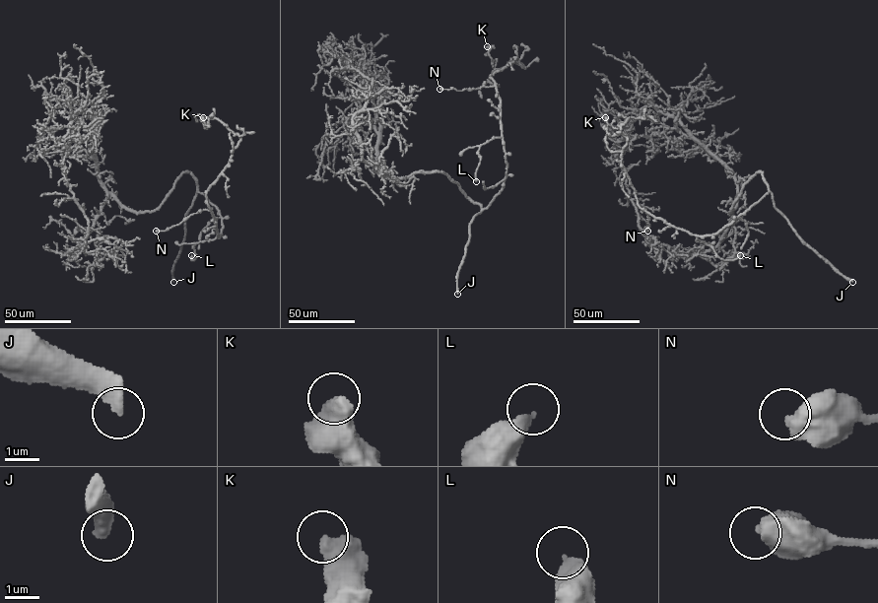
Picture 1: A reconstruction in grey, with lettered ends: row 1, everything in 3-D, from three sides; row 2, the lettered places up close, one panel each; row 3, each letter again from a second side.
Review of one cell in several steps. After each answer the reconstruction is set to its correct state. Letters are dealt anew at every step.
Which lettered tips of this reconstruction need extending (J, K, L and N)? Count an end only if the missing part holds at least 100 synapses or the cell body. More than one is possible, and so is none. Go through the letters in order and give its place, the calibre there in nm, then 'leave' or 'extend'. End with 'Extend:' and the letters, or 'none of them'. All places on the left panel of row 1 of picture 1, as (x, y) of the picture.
J: at (173, 282); 480 nm thick; extend
K: at (203, 117); 600 nm thick; leave
L: at (191, 255); 400 nm thick; leave
N: at (156, 231); 650 nm thick; leave
Extend: J

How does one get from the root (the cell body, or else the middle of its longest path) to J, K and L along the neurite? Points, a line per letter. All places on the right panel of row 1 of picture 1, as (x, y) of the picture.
J: (751, 178), (762, 172), (774, 206), (796, 234), (852, 282)
K: (751, 178), (769, 191), (690, 234), (638, 204), (621, 164), (629, 118), (605, 117)
L: (751, 178), (762, 172), (769, 191), (716, 234), (697, 236), (724, 260), (740, 255)

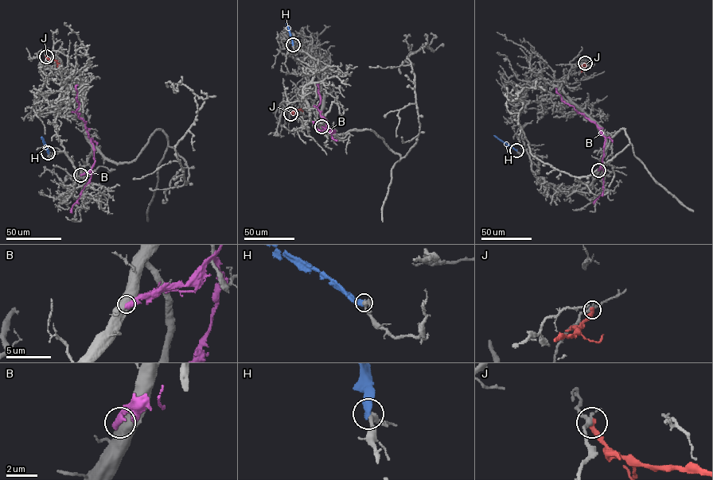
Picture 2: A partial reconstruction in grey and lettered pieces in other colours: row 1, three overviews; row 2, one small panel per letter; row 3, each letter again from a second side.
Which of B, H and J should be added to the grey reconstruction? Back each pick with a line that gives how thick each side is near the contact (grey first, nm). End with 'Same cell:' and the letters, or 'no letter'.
Same cell: no letter

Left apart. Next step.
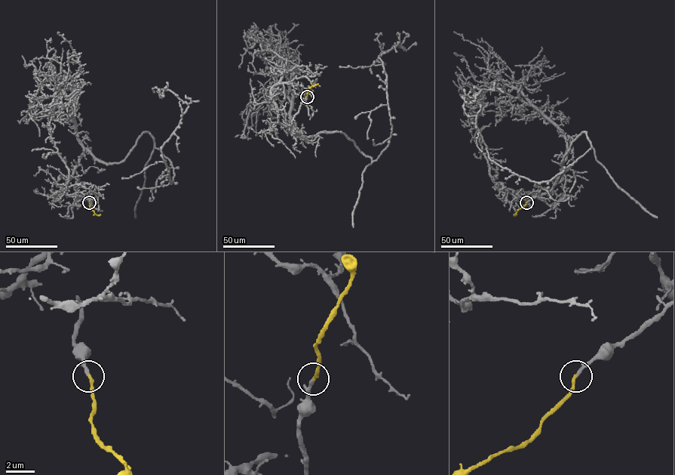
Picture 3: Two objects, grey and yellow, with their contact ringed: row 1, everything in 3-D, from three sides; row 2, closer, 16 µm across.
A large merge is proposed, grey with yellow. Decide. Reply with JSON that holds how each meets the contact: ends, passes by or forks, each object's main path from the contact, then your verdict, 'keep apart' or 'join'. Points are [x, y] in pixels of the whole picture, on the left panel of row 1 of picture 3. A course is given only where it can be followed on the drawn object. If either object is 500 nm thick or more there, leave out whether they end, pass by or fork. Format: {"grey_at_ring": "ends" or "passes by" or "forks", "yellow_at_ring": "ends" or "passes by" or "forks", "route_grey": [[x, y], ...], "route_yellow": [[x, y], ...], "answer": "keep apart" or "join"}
{"grey_at_ring": "passes by", "yellow_at_ring": "ends", "route_grey": [[89, 202], [73, 202], [84, 149], [121, 162], [145, 132], [173, 180], [161, 149], [188, 105], [154, 93]], "route_yellow": [[89, 202], [93, 212], [100, 214]], "answer": "join"}

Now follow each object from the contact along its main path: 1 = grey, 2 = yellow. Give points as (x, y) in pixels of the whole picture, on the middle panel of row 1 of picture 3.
1: (307, 97), (293, 134), (341, 131), (372, 161), (391, 128), (378, 57), (406, 50), (381, 52), (372, 73)
2: (307, 97), (311, 86), (317, 83)

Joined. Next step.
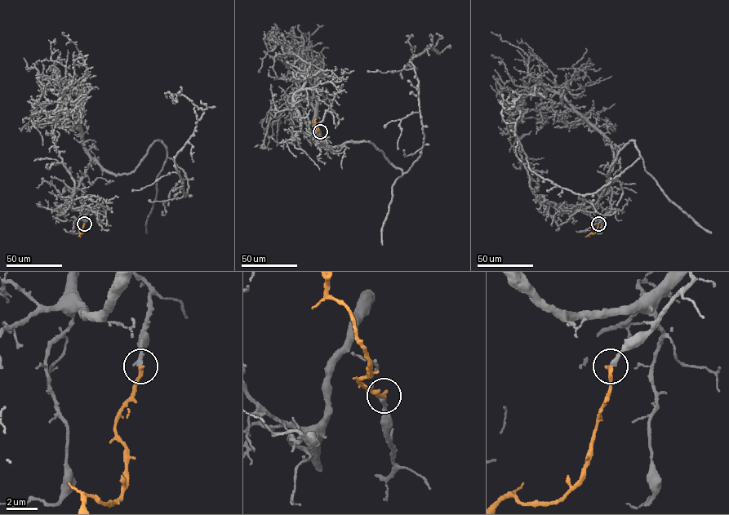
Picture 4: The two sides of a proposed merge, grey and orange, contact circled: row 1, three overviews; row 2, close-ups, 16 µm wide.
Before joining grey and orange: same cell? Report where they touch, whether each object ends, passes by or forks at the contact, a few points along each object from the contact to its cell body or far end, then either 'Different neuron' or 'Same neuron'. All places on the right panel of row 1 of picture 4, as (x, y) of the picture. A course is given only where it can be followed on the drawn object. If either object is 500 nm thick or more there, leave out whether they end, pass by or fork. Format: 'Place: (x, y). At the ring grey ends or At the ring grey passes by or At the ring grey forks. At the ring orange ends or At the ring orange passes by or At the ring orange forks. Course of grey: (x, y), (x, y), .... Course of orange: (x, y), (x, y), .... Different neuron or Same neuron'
Place: (598, 224). At the ring grey ends. At the ring orange ends. Course of grey: (598, 224), (634, 141), (640, 157), (595, 193), (556, 186), (515, 134), (514, 102), (545, 98). Course of orange: (598, 224), (595, 233), (585, 237). Same neuron

